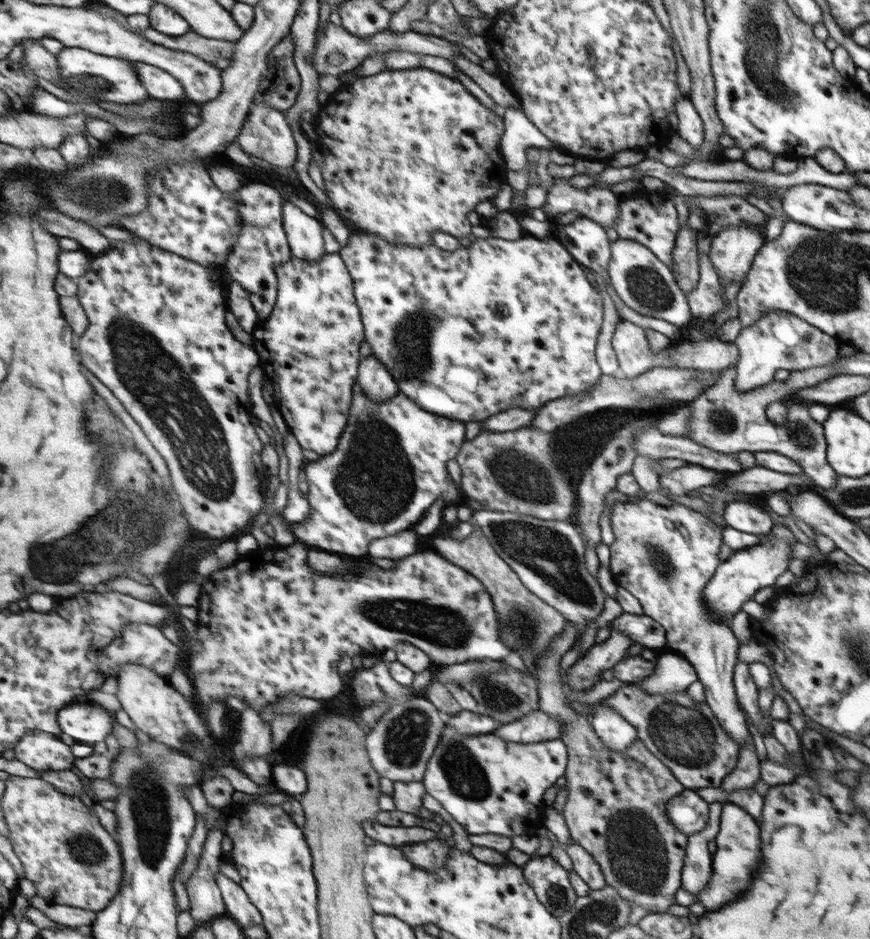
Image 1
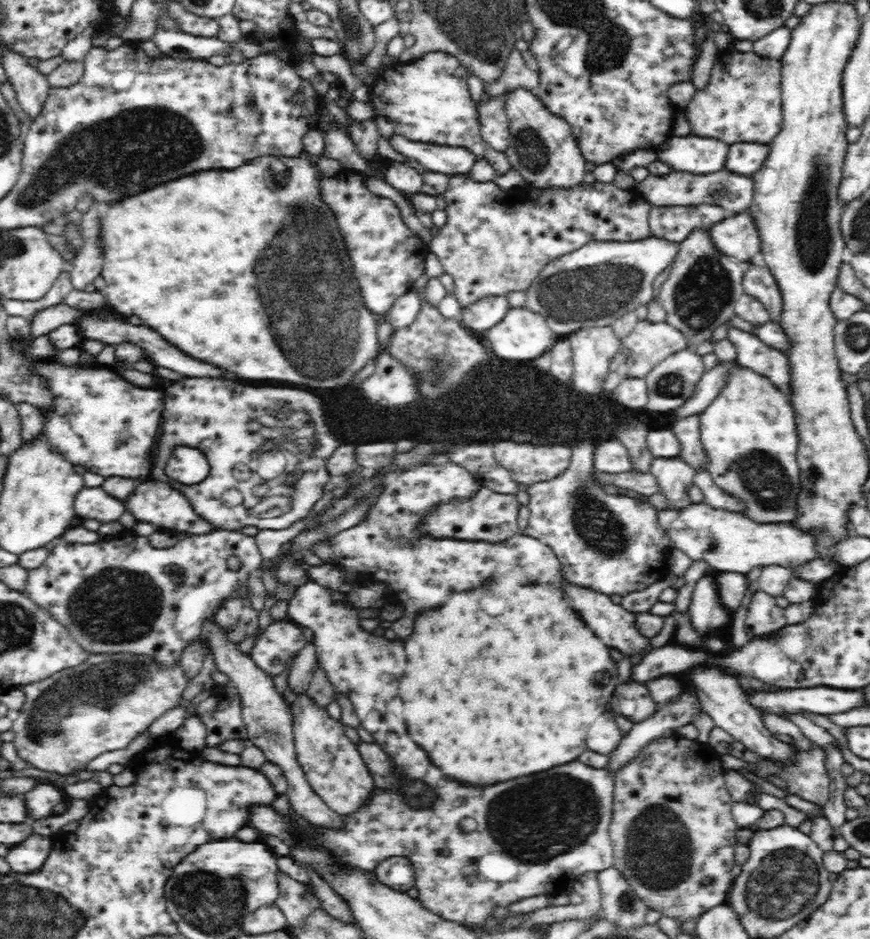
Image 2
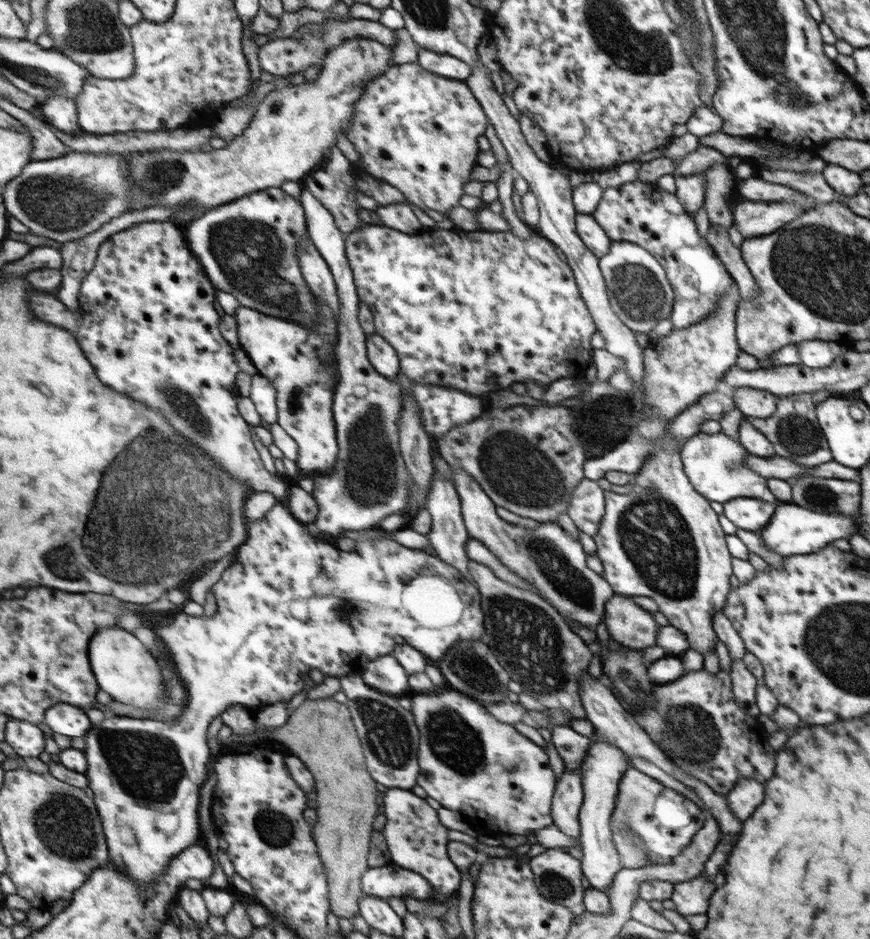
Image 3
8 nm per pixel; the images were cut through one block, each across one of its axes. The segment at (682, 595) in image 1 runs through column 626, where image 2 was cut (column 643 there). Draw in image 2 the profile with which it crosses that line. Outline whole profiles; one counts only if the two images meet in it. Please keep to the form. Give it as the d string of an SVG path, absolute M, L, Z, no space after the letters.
M594 441L574 443L568 469L550 481L528 486L530 503L527 506L530 509L530 519L524 534L538 538L538 541L552 549L560 561L563 576L567 581L607 594L609 597L612 594L620 594L623 597L636 590L646 590L652 582L664 580L670 574L668 558L673 547L670 537L659 525L658 511L652 504L607 494L604 491L605 486L593 480L590 474L595 470L595 447Z

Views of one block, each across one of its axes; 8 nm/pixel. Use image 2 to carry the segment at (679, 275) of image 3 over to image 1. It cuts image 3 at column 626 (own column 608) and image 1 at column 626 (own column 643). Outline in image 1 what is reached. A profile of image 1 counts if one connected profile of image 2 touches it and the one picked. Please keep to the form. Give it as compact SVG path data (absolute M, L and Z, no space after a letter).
M650 192L648 200L646 200L644 193L634 196L634 198L620 200L618 208L620 208L620 215L614 221L614 228L611 231L612 236L643 244L654 256L660 258L668 268L672 269L675 250L674 240L676 240L676 234L681 227L674 204L670 200L664 200L664 198L656 196L656 192Z

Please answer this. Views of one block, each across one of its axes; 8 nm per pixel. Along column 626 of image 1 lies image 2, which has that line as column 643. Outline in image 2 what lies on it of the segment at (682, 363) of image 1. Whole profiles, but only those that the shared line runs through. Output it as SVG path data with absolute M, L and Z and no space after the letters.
M638 321L634 330L621 339L623 349L631 357L626 371L632 378L646 374L664 358L687 348L686 337L666 322Z

